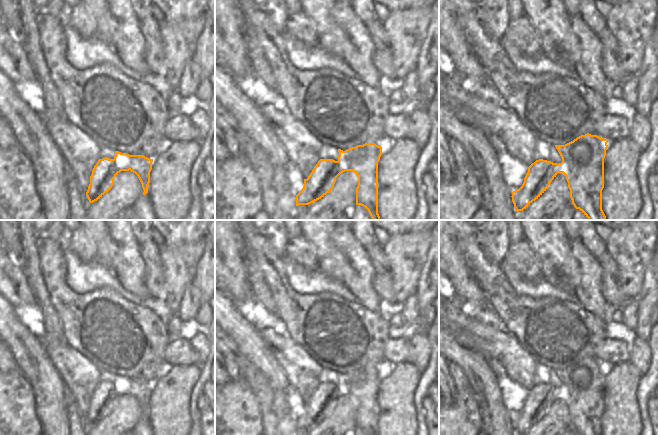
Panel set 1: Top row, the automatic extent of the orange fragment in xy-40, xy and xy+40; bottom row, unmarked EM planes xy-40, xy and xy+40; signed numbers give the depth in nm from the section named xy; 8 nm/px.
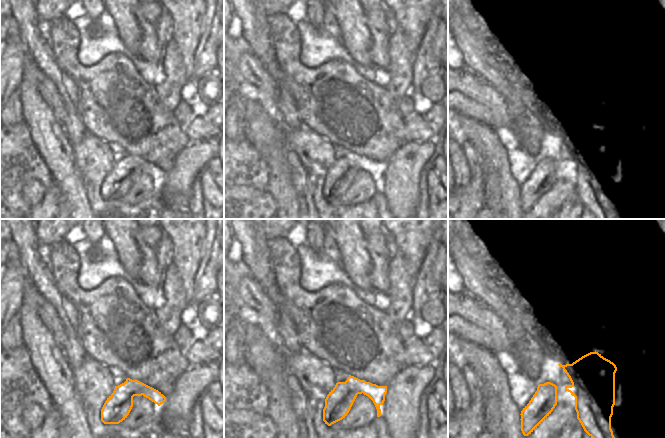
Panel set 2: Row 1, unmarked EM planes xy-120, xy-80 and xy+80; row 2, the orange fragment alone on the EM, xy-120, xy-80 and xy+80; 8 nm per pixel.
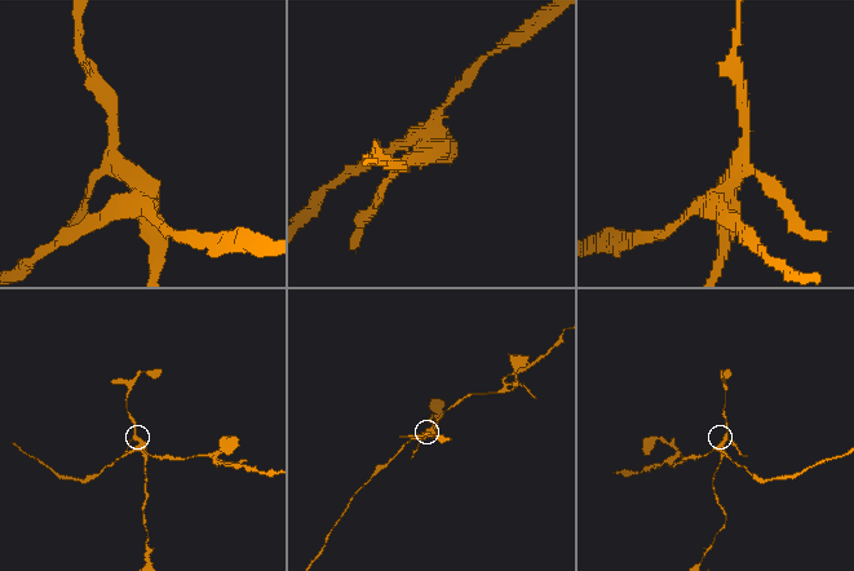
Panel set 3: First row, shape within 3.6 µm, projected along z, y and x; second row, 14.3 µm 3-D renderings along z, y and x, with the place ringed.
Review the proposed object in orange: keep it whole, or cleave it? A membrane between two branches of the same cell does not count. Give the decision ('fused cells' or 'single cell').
fused cells

